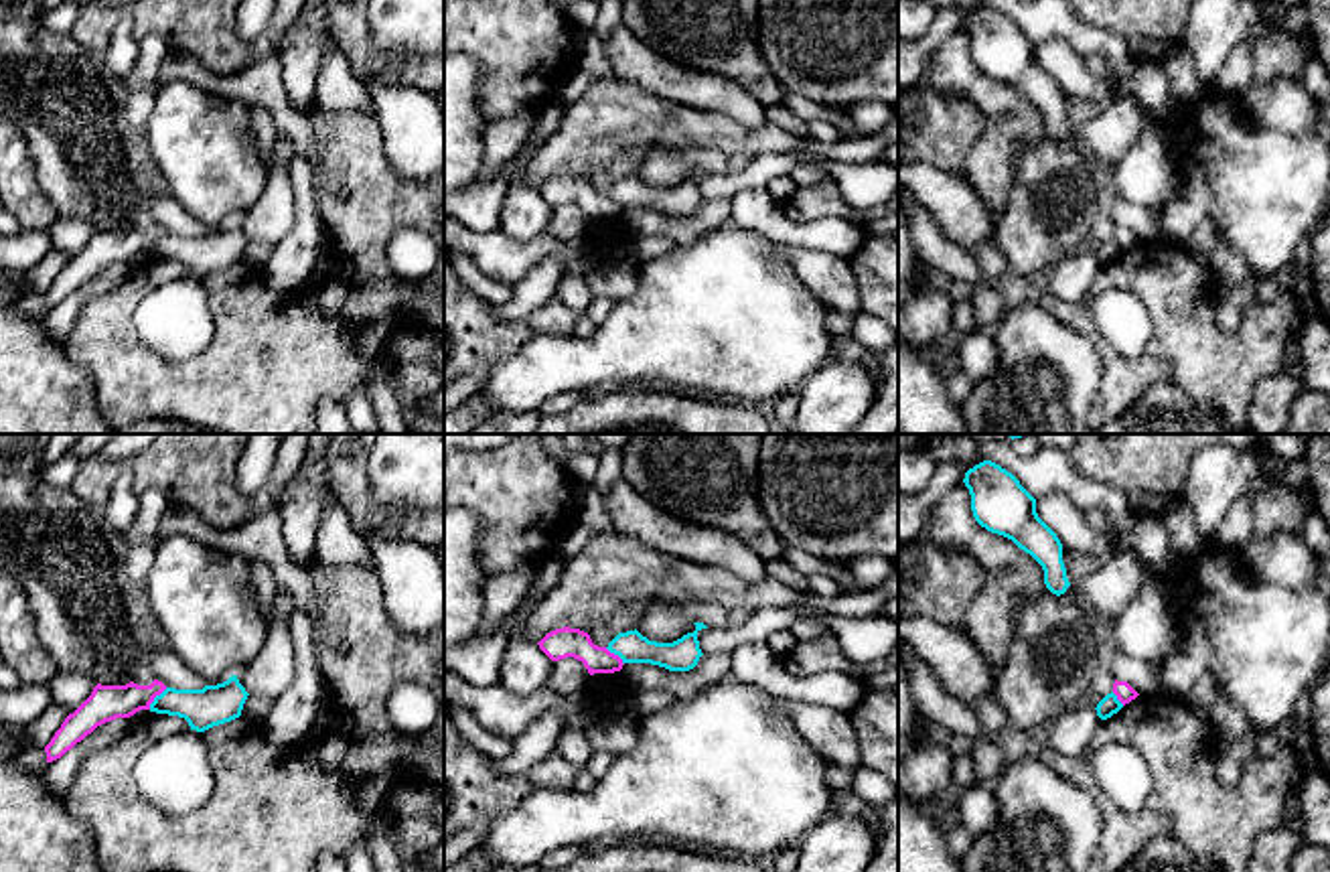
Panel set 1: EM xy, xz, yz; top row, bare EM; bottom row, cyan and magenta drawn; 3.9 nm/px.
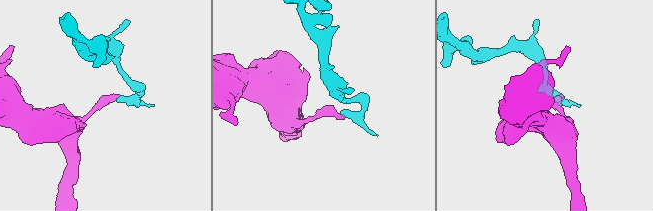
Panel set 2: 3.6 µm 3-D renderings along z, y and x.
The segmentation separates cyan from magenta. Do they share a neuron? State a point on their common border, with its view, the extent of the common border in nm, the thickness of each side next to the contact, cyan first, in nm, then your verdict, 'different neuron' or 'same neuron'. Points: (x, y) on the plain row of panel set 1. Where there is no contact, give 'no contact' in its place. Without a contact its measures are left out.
meets cyan in xy at (155, 244); contact 120 nm long; 160 nm thick on the cyan side, 140 nm on the other; different neuron

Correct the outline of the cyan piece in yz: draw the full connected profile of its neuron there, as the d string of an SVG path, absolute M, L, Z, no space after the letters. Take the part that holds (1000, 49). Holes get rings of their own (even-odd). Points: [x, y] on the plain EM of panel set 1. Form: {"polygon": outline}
{"polygon": "M991 6L969 14L963 24L971 41L975 67L991 79L1012 85L1044 116L1046 134L1060 142L1070 132L1062 107L1062 89L1038 63L1036 45L1020 26Z"}

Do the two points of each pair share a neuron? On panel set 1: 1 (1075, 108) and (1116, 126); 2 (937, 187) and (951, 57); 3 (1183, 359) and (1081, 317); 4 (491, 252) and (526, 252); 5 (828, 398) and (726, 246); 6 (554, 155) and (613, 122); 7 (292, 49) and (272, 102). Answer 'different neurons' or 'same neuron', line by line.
1: same neuron
2: different neurons
3: same neuron
4: same neuron
5: different neurons
6: same neuron
7: different neurons

